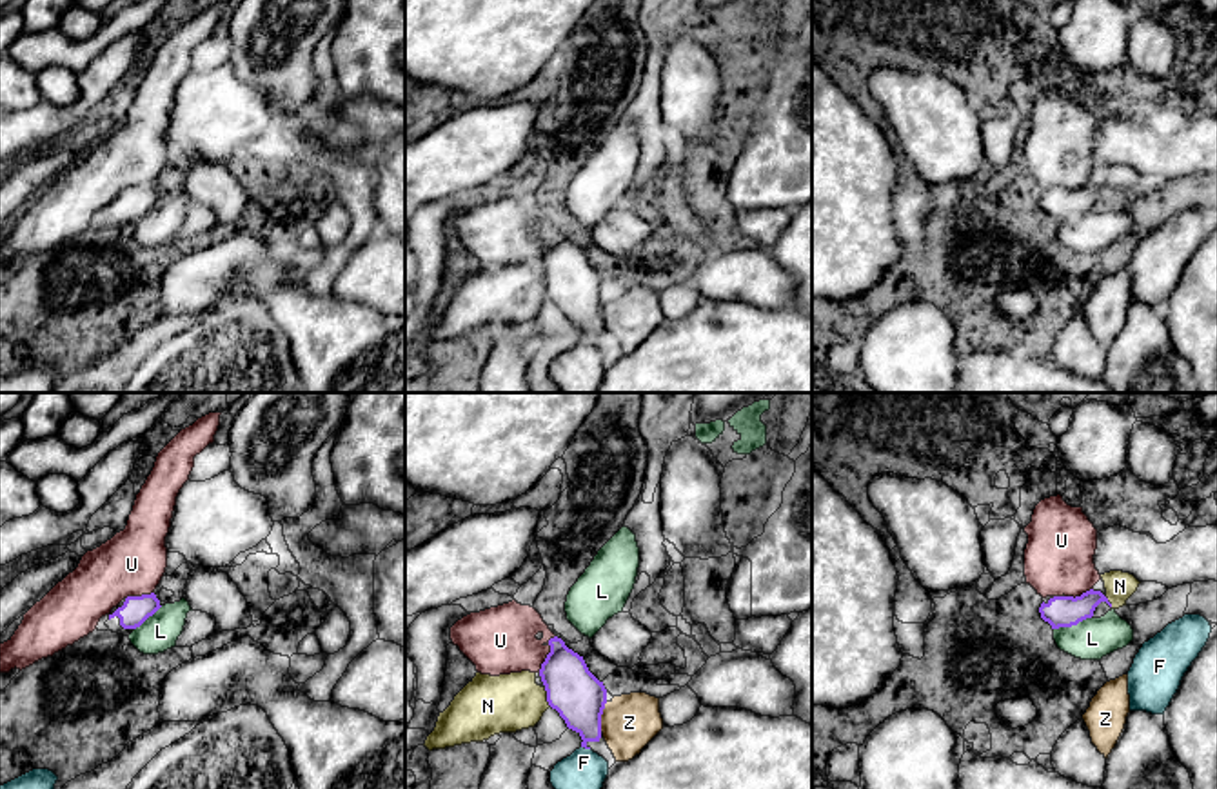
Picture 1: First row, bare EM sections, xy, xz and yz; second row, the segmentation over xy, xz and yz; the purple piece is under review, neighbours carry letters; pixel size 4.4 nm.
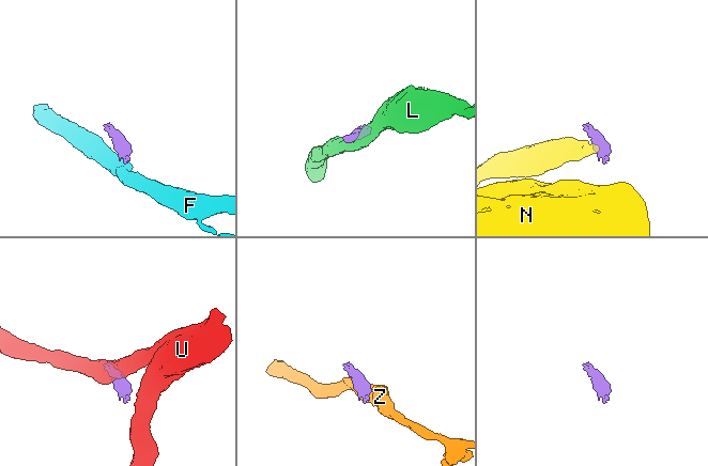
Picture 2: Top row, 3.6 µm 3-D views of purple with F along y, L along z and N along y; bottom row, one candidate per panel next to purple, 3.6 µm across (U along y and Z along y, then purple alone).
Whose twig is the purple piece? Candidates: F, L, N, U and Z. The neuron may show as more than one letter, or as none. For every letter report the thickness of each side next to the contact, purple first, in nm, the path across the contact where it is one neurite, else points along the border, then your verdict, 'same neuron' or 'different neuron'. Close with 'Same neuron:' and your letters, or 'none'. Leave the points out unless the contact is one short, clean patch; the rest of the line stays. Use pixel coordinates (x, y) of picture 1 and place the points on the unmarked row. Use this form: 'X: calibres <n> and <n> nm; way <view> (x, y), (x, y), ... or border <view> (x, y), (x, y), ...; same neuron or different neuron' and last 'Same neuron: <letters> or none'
F: calibres 220 and 220 nm; border xz (582, 339), (589, 342); different neuron
L: calibres 140 and 190 nm; border yz (1090, 209), (1054, 222); different neuron
N: calibres 220 and 260 nm; border xz (544, 280), (545, 293), (551, 299); different neuron
U: calibres 220 and 300 nm; border xz (554, 228), (549, 233), (549, 246), (538, 264); different neuron
Z: calibres 220 and 240 nm; border xz (607, 295), (600, 324); different neuron
Same neuron: none

